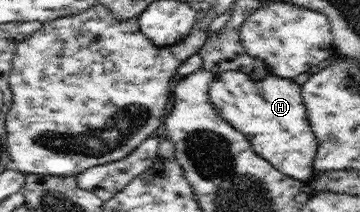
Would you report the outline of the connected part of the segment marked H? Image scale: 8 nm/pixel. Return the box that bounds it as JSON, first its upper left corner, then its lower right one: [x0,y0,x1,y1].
[209,70,317,182]

